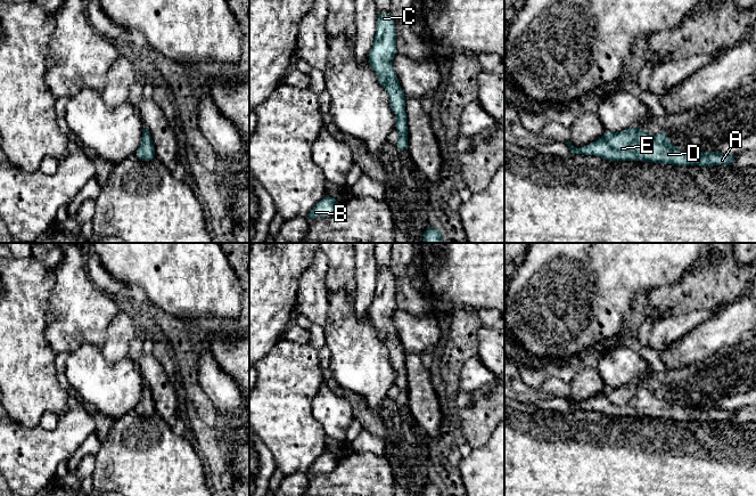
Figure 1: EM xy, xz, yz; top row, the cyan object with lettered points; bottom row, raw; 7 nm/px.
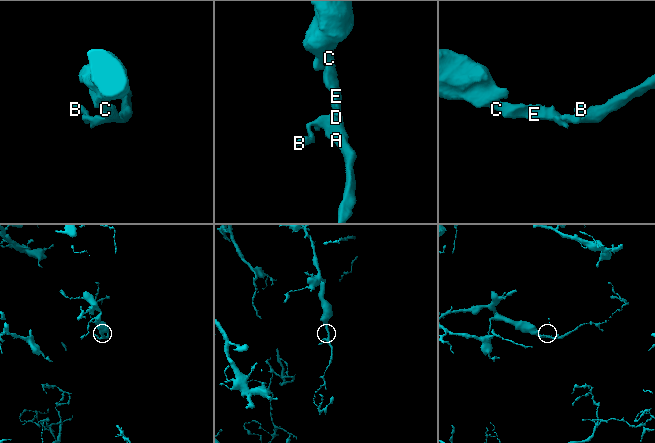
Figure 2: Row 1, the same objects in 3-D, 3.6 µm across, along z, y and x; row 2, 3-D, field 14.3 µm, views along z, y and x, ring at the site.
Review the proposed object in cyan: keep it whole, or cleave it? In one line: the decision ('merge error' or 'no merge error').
no merge error

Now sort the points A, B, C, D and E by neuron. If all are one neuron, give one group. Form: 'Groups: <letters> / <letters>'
Groups: A B C D E

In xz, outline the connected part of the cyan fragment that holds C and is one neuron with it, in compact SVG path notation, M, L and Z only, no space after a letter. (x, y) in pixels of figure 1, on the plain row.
M378 268L375 296L369 308L368 318L375 326L379 339L387 345L391 364L397 372L394 384L401 392L394 404L406 407L409 401L405 368L406 351L400 342L391 318L392 314L397 309L395 283L395 276L389 268Z

